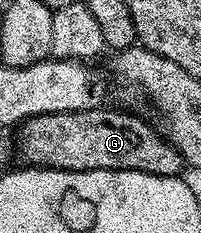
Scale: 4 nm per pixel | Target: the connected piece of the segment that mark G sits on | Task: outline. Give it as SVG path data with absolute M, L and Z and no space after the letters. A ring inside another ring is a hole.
M97 107L92 110L80 110L80 111L69 111L68 113L52 113L51 115L37 115L31 119L26 120L25 123L21 124L20 132L22 131L22 140L16 143L16 151L23 155L25 162L31 167L51 167L57 171L95 171L96 169L108 169L113 171L136 171L136 172L148 172L153 175L160 176L179 176L184 169L185 161L181 154L171 143L166 140L161 134L160 136L156 133L155 129L148 125L144 120L118 111L116 109L104 109L105 107Z

